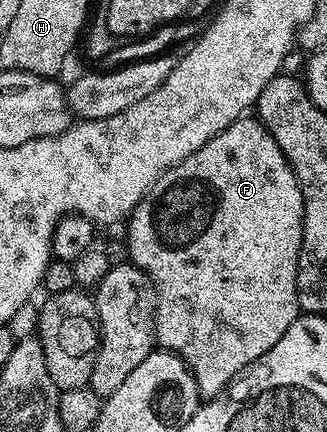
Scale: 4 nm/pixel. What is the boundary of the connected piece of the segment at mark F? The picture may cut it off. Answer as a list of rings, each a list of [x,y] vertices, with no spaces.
[[[247,114],[242,119],[232,122],[226,130],[216,134],[200,150],[188,154],[178,164],[160,174],[156,182],[146,191],[144,198],[134,207],[134,211],[128,217],[126,228],[126,252],[129,263],[135,264],[141,272],[150,277],[153,295],[156,297],[154,305],[154,339],[159,349],[174,352],[188,365],[191,374],[196,378],[196,386],[201,395],[213,398],[222,395],[230,387],[232,381],[241,376],[252,364],[258,363],[280,338],[284,338],[284,330],[292,326],[292,322],[298,319],[300,309],[298,307],[298,255],[302,245],[302,223],[304,222],[304,198],[298,185],[296,174],[288,162],[288,158],[276,146],[276,138],[268,134],[268,130],[262,125],[261,120]]]

